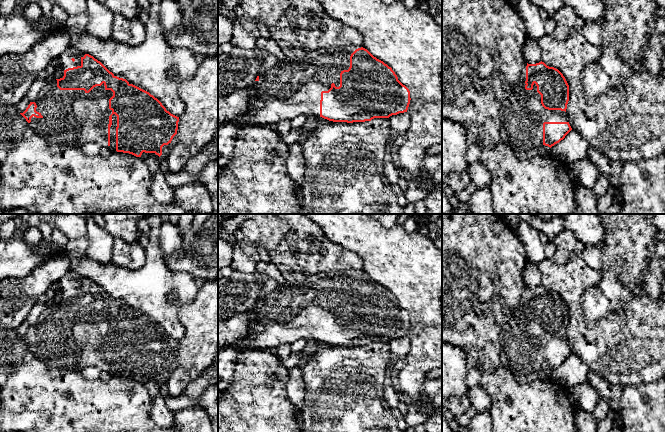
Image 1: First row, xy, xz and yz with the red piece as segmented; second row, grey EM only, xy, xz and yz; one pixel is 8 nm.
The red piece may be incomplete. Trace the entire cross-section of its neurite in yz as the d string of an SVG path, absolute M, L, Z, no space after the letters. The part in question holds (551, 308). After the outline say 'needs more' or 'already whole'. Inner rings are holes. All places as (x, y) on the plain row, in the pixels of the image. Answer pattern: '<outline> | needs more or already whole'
M544 286L526 290L526 305L517 308L510 320L503 325L505 343L500 354L503 367L516 375L528 375L542 369L552 371L572 354L566 333L569 325L569 309L563 298Z | needs more

